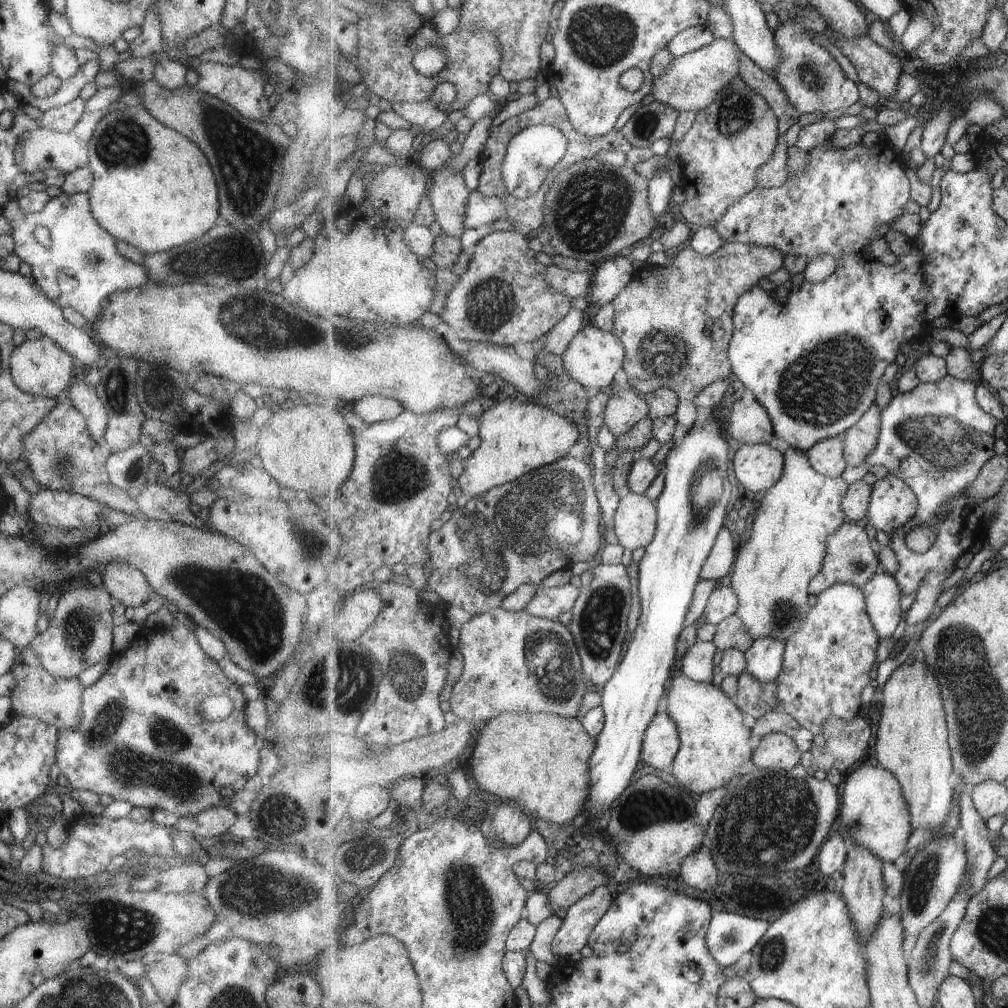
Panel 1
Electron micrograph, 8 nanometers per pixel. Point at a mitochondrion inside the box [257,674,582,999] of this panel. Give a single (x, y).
(468, 902)

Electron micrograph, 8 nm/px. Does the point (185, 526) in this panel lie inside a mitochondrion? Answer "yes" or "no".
no

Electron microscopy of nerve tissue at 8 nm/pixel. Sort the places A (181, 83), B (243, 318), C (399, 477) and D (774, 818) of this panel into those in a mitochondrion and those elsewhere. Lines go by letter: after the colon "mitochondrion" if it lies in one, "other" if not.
A: other
B: mitochondrion
C: mitochondrion
D: mitochondrion

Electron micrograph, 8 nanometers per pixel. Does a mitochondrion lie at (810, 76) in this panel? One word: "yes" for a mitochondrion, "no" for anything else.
yes

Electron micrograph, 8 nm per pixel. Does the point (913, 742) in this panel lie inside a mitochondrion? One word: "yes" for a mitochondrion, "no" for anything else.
no

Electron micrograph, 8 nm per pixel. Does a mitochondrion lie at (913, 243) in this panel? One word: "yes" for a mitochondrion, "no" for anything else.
no

